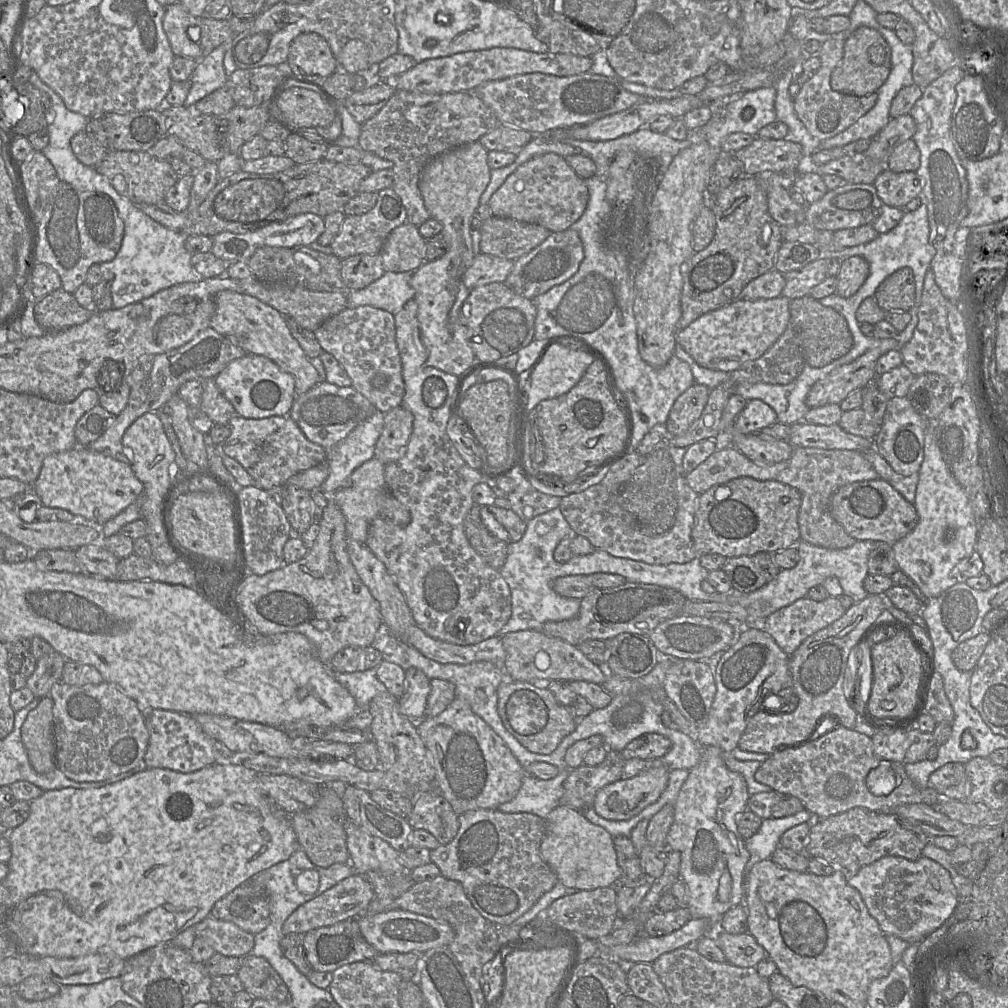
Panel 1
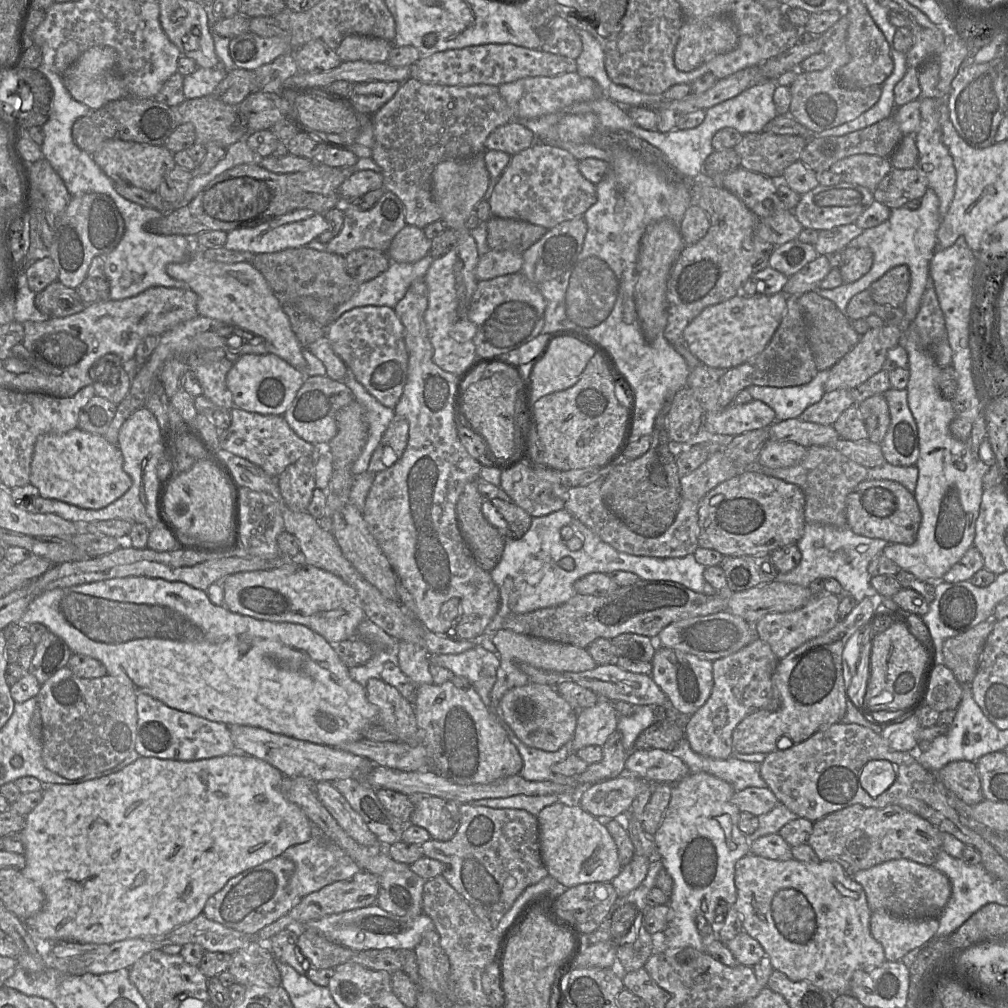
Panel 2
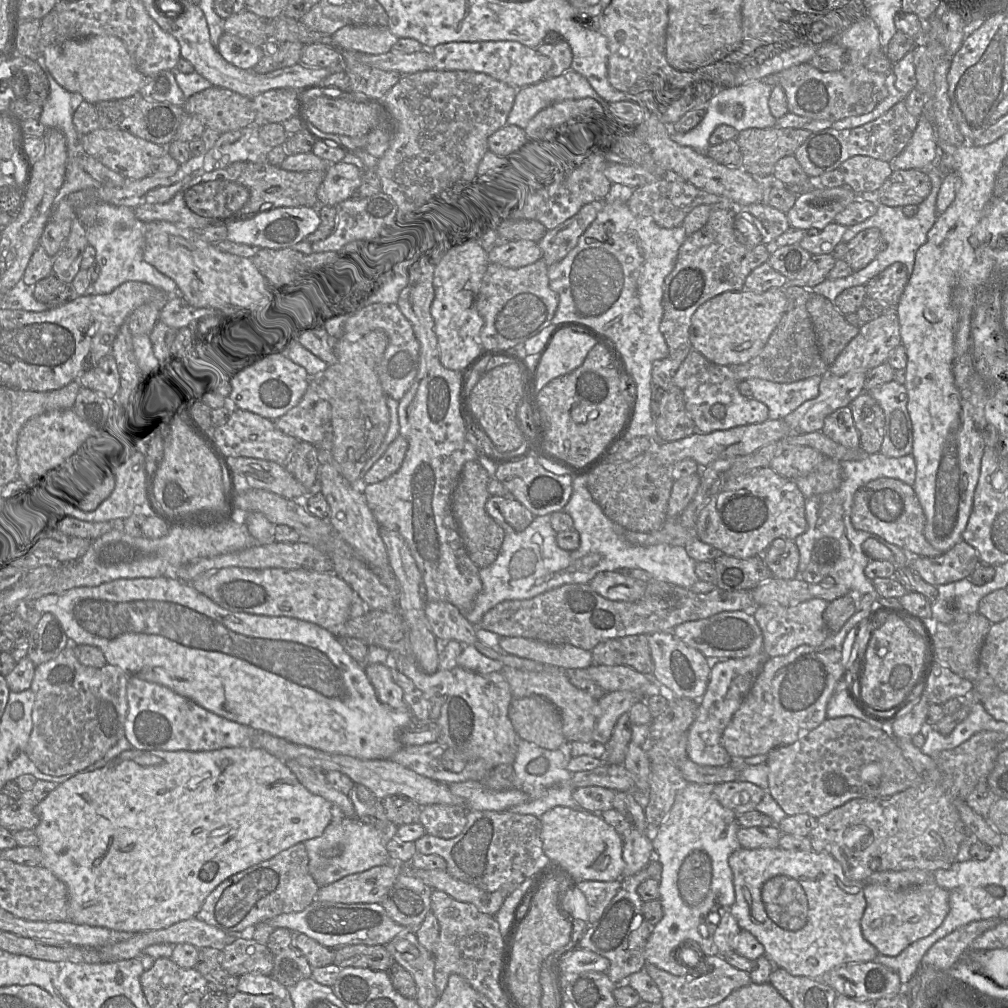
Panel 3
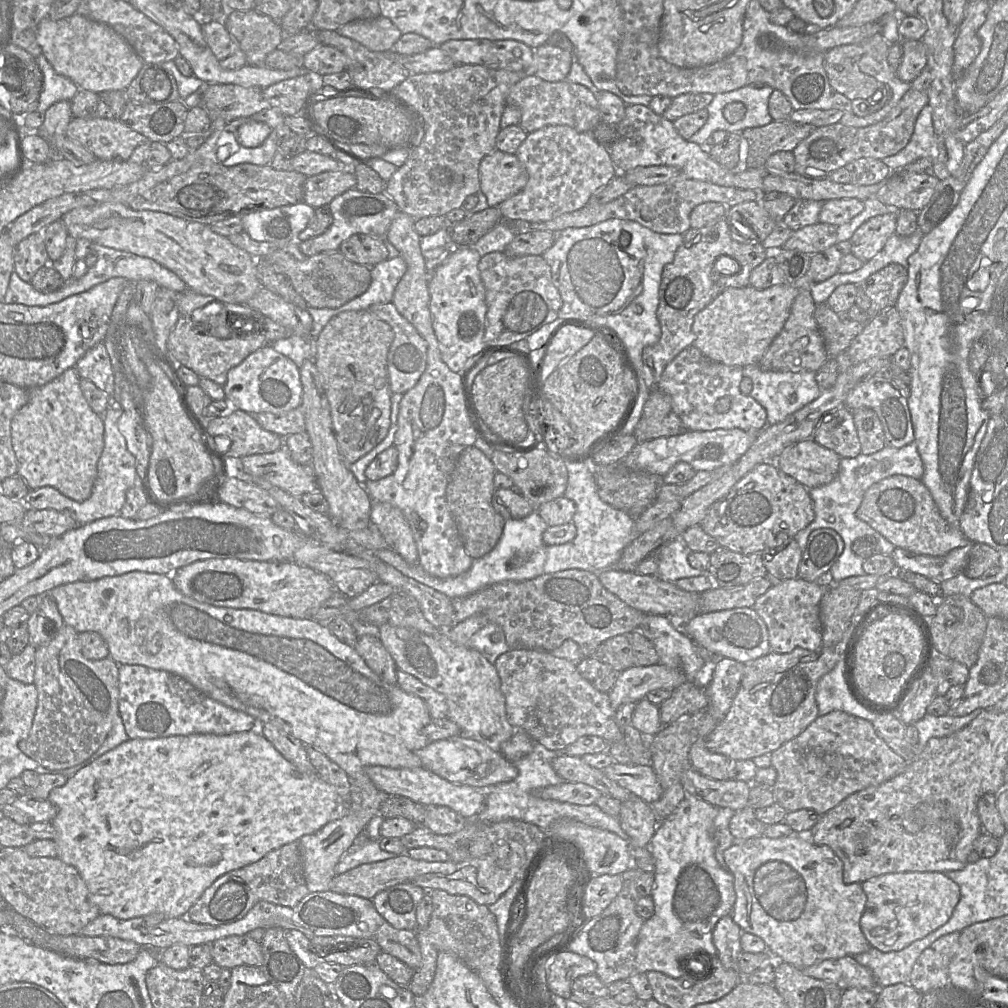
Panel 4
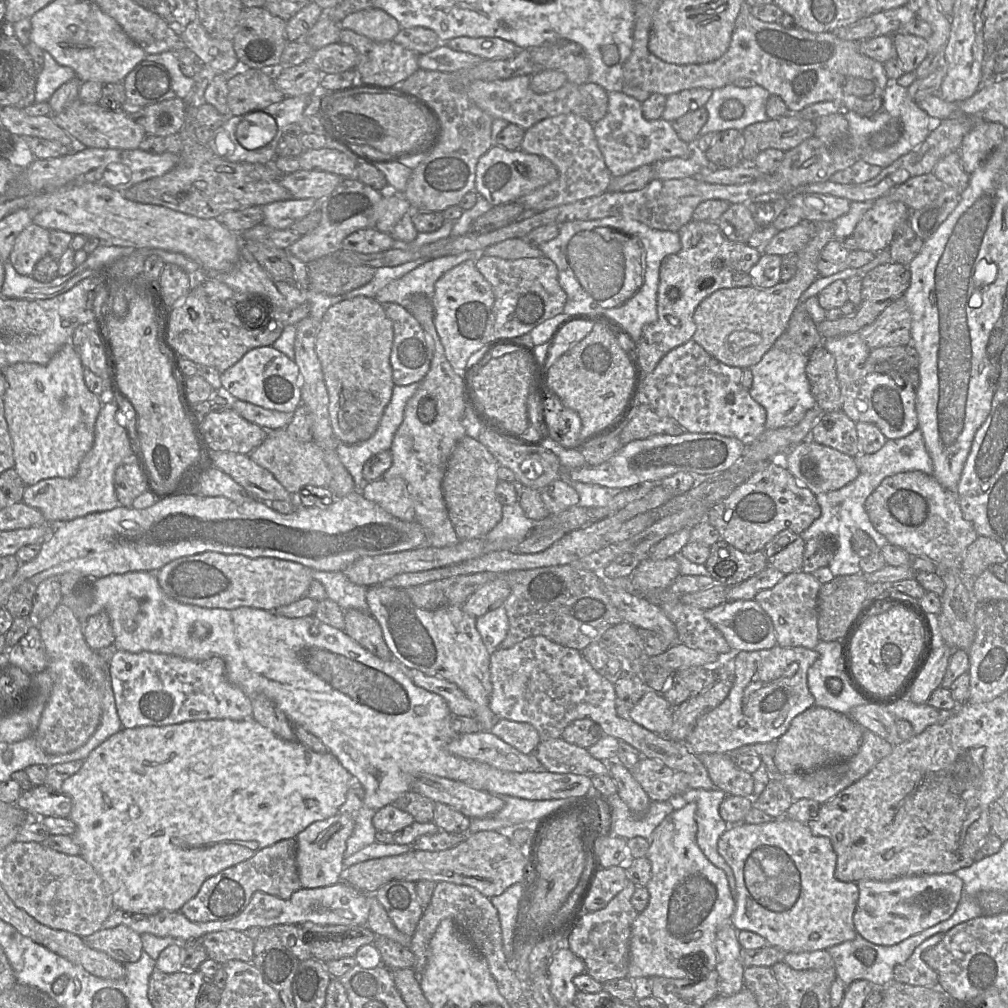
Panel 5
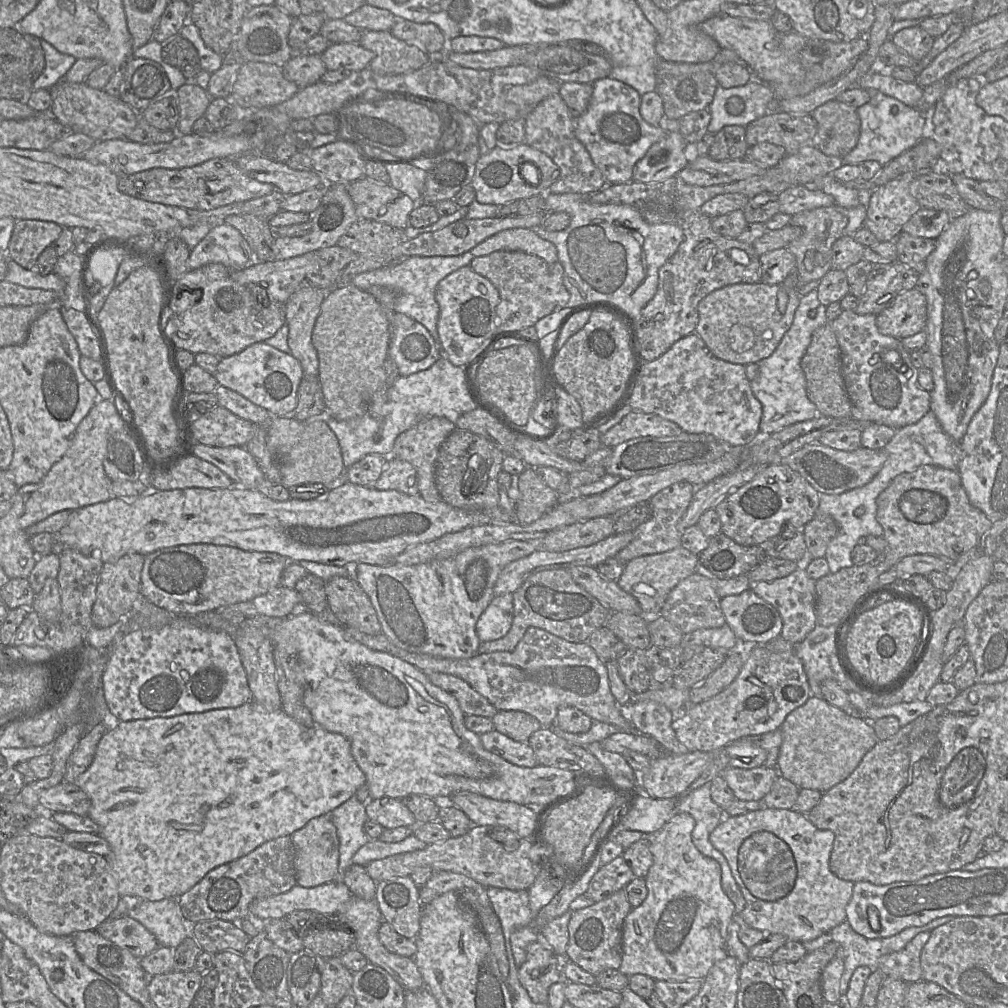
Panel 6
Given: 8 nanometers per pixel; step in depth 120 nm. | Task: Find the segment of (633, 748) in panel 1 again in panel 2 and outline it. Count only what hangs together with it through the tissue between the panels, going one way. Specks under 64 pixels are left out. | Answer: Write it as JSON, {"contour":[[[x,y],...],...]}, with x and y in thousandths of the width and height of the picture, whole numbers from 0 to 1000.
{"contour":[[[666,704],[666,708],[661,713],[650,715],[633,730],[630,743],[668,745],[680,731],[680,715],[682,712]]]}

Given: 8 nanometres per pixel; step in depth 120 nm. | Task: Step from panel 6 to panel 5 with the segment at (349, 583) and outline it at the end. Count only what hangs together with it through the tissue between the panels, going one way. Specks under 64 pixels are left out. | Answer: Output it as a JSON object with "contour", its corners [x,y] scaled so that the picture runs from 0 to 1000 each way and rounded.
{"contour":[[[353,604],[341,606],[341,627],[357,641],[379,655],[389,654],[379,625],[373,614],[366,608]]]}

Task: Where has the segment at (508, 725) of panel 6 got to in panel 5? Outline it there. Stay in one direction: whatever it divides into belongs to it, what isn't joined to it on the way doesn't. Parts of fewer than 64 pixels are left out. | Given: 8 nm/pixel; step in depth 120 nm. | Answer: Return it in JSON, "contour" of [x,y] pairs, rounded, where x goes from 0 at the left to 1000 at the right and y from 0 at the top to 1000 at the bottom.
{"contour":[[[495,713],[486,726],[521,749],[530,747],[537,735],[533,724],[520,716]]]}

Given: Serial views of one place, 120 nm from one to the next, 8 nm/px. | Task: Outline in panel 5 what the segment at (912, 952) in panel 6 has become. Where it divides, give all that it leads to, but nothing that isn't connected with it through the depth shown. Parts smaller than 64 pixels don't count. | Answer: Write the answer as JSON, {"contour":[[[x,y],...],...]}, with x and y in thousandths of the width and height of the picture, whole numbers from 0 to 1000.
{"contour":[[[930,926],[917,933],[911,938],[904,948],[894,956],[888,958],[886,962],[886,973],[907,978],[917,978],[932,980],[931,967],[915,951],[918,942],[932,936],[938,926]]]}

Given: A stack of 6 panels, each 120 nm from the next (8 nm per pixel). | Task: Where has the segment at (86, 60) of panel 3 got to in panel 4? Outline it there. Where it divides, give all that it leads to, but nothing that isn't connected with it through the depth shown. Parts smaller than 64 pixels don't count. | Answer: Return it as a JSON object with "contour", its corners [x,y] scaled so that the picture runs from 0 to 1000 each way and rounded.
{"contour":[[[76,13],[60,20],[46,17],[38,24],[35,31],[36,39],[42,48],[43,55],[54,69],[68,77],[79,88],[94,92],[106,89],[124,90],[143,63],[128,43],[110,27]]]}

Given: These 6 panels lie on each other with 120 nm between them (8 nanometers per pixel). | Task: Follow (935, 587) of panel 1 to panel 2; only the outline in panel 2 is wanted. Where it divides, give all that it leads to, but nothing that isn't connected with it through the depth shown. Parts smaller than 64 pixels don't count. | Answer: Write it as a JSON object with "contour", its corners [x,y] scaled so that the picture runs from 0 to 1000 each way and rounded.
{"contour":[[[906,319],[895,330],[895,340],[892,342],[901,350],[901,403],[911,425],[912,453],[909,462],[912,471],[906,490],[915,515],[905,541],[881,540],[875,549],[893,564],[911,574],[930,578],[965,541],[978,461],[966,454],[963,432],[960,438],[953,438],[944,433],[941,427],[946,414],[944,398],[934,392],[930,381],[932,367],[936,364],[930,362],[926,352],[915,341]]]}

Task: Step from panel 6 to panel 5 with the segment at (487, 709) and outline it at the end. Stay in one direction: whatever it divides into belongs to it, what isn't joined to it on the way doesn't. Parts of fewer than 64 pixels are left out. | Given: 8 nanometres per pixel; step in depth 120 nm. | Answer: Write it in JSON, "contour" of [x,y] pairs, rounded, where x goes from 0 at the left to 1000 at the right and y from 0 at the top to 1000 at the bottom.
{"contour":[[[396,659],[396,662],[413,681],[438,690],[448,709],[470,711],[469,696],[453,680],[435,672],[425,671],[400,659]]]}

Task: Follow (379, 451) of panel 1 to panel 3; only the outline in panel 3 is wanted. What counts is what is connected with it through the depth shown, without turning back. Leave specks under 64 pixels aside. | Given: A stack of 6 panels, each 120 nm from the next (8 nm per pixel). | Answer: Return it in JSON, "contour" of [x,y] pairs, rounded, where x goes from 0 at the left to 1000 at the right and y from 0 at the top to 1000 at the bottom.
{"contour":[[[395,431],[385,441],[383,447],[362,469],[360,479],[374,479],[391,470],[397,464],[404,444],[404,437]]]}

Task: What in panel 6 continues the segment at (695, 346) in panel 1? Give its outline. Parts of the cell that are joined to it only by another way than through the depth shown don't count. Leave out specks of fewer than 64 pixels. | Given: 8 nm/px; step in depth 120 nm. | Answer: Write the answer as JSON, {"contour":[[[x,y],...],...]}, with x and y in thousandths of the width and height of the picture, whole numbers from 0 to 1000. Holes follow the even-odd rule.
{"contour":[[[828,203],[801,208],[785,214],[783,222],[796,226],[796,233],[781,244],[790,257],[790,269],[793,273],[794,283],[813,278],[825,267],[825,244],[831,236],[837,233],[840,220],[838,209]],[[727,282],[711,287],[692,302],[690,330],[705,350],[717,358],[742,362],[762,355],[784,325],[794,294],[791,287],[775,282]]]}

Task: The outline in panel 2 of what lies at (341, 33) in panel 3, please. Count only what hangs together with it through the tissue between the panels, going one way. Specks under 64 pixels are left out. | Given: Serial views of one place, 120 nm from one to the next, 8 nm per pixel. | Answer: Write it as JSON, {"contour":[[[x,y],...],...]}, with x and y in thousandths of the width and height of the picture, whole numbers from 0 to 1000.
{"contour":[[[346,35],[339,40],[332,52],[339,62],[383,62],[389,47],[390,43],[379,38]]]}

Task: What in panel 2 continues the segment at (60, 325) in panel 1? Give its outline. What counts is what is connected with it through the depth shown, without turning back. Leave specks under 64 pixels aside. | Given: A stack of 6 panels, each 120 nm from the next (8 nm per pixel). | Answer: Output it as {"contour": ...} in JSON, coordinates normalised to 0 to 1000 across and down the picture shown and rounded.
{"contour":[[[59,279],[52,280],[35,293],[36,306],[49,315],[63,315],[80,310],[84,302],[75,287],[67,286]]]}

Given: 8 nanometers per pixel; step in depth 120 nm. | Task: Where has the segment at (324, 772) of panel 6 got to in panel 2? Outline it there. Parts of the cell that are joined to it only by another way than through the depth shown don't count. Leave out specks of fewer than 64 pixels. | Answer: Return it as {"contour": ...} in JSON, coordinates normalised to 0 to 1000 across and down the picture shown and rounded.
{"contour":[[[231,745],[228,748],[199,753],[193,755],[180,755],[170,753],[159,753],[155,751],[141,751],[139,750],[130,758],[126,759],[119,765],[110,767],[106,770],[101,770],[95,773],[86,774],[77,778],[52,778],[45,779],[43,782],[43,791],[41,796],[25,811],[25,820],[21,824],[23,828],[23,835],[25,838],[24,849],[26,852],[26,859],[21,866],[28,872],[32,873],[40,880],[45,889],[45,896],[42,902],[34,909],[25,913],[25,917],[29,925],[39,934],[43,935],[72,935],[79,937],[110,937],[117,934],[139,931],[145,929],[158,929],[165,927],[175,920],[188,915],[193,910],[201,906],[202,899],[208,889],[219,883],[223,877],[236,867],[256,859],[270,851],[278,849],[285,841],[307,834],[312,826],[312,819],[304,810],[302,805],[294,798],[288,796],[280,787],[278,780],[282,769],[272,760],[267,757],[247,750],[242,747]]]}

